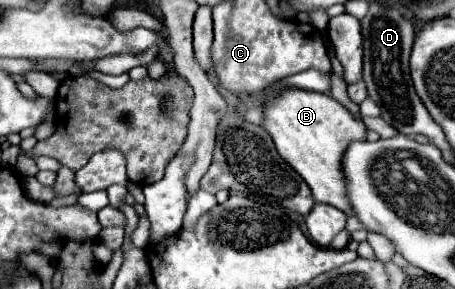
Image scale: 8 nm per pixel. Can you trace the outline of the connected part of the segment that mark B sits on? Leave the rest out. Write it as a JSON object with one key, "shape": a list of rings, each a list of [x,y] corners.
{"shape":[[[295,88],[293,92],[279,92],[277,98],[273,98],[273,104],[269,104],[269,108],[263,108],[263,112],[265,130],[273,138],[279,156],[307,182],[315,202],[335,206],[345,214],[353,214],[347,198],[341,160],[351,142],[367,140],[365,124],[361,120],[355,120],[349,110],[333,100],[329,94],[305,92]]]}

